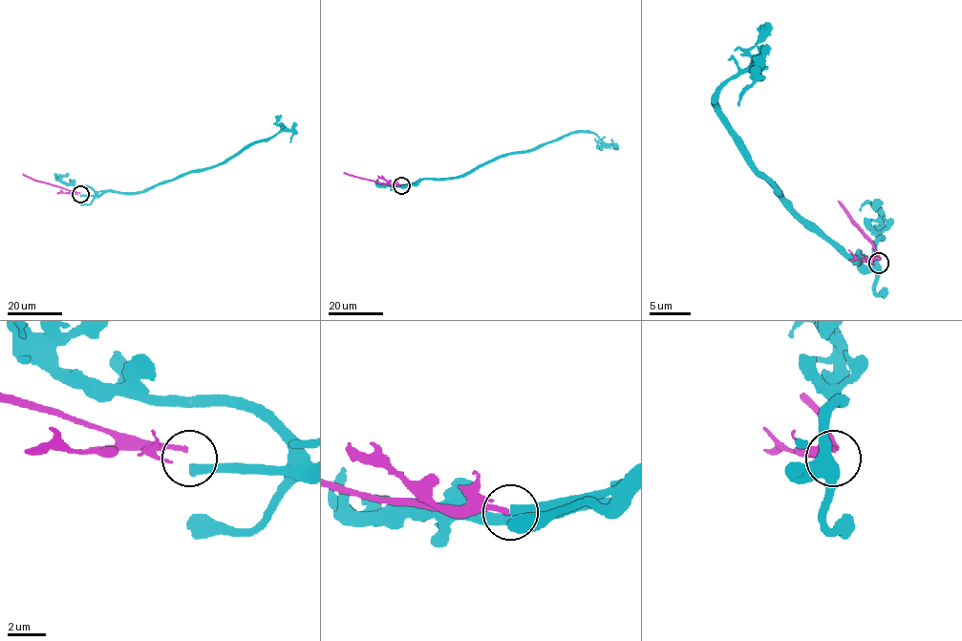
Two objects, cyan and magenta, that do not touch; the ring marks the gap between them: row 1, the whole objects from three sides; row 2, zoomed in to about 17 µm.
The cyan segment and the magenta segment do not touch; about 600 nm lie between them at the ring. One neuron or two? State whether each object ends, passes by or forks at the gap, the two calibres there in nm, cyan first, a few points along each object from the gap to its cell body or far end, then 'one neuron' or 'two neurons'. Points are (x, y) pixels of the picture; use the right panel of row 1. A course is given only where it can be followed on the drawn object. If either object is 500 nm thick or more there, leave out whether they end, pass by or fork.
500/280 nm | cyan via (878, 265), (851, 257), (803, 217), (758, 171), (720, 117), (716, 95), (735, 75), (751, 72), (738, 105) | magenta via (878, 261), (876, 250), (839, 201) | one neuron

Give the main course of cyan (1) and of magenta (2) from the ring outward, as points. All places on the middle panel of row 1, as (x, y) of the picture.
1: (401, 185), (465, 176), (501, 157), (524, 152), (570, 133), (591, 132), (613, 144), (610, 139)
2: (400, 185), (343, 172)

